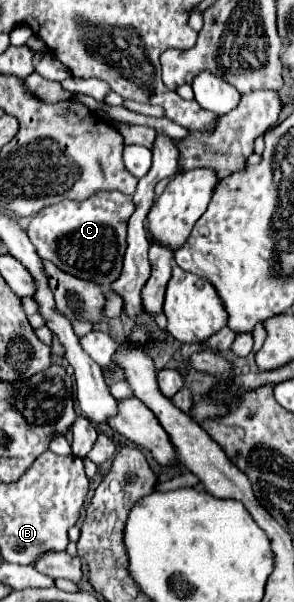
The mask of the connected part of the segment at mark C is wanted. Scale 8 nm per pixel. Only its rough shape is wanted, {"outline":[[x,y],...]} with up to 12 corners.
{"outline":[[130,195],[64,199],[30,221],[44,261],[110,285]]}

